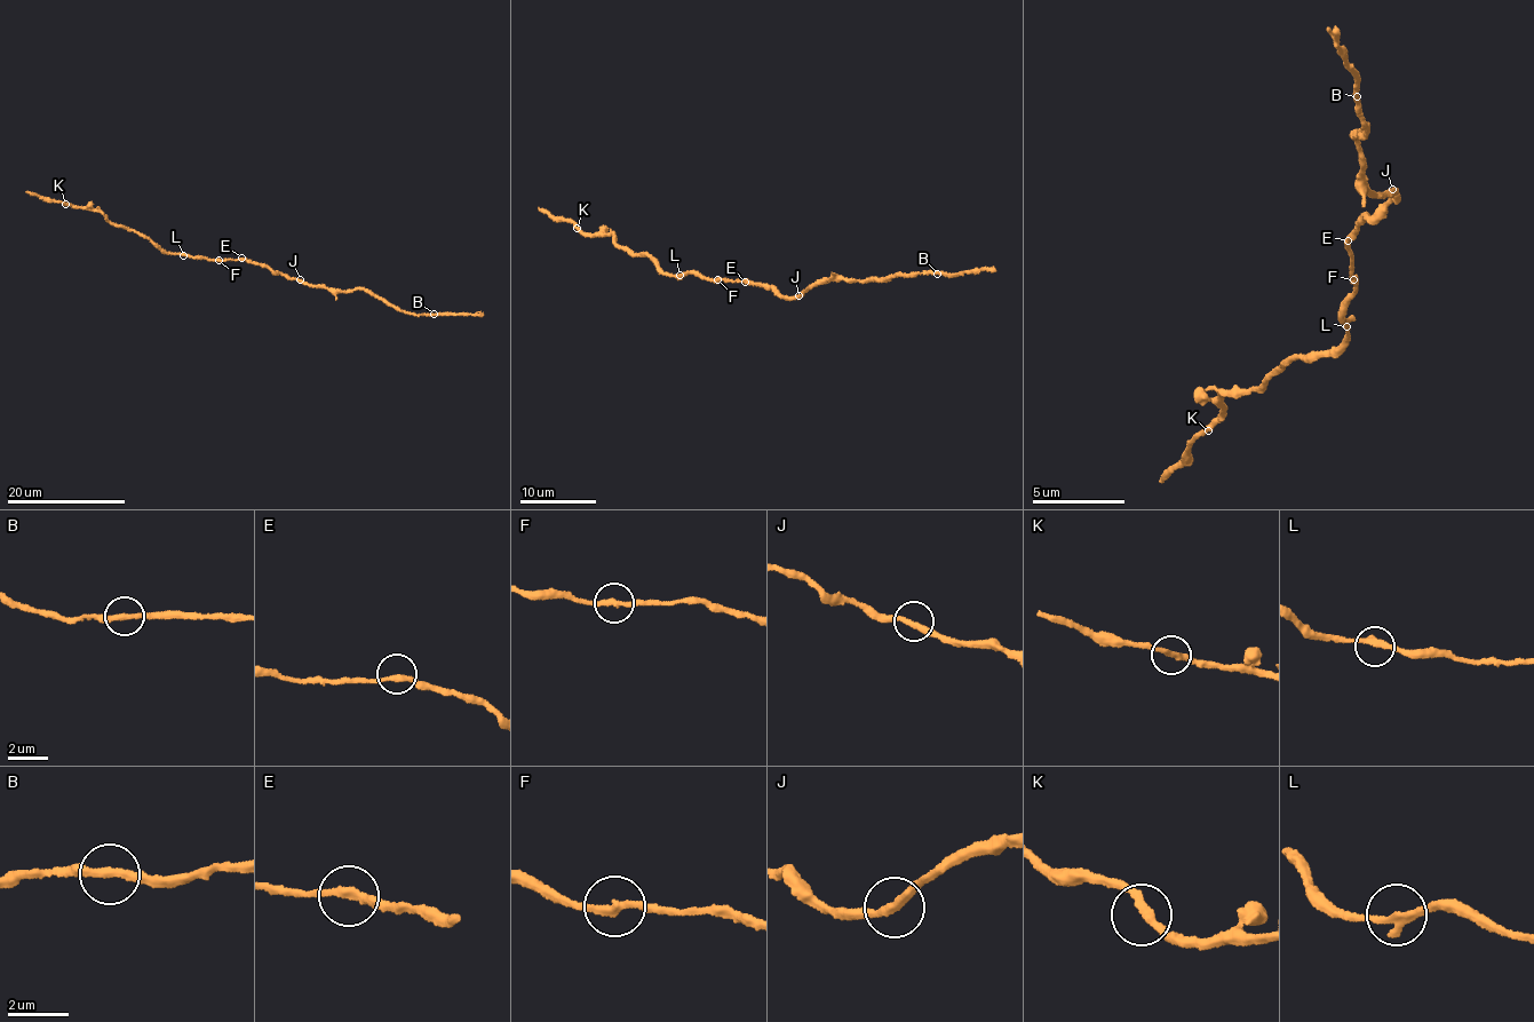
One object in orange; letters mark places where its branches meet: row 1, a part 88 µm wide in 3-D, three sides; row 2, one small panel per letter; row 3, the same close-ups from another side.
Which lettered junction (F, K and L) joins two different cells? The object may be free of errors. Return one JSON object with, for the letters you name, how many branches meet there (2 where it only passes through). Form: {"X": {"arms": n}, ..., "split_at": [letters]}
{"split_at": []}

